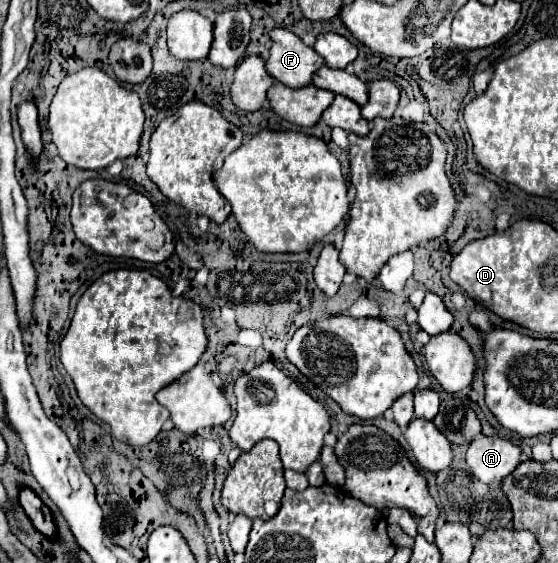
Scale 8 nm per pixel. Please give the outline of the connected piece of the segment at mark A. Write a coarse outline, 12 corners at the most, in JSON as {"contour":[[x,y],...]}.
{"contour":[[476,436],[466,452],[472,474],[500,482],[520,464],[520,448]]}

